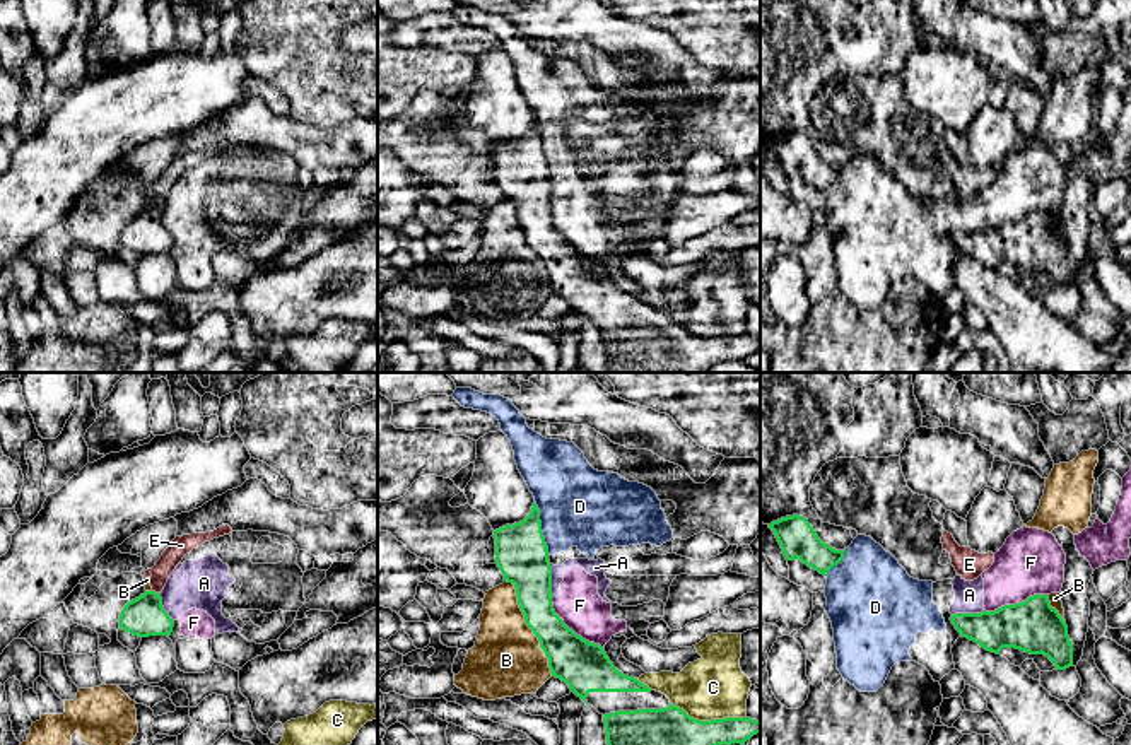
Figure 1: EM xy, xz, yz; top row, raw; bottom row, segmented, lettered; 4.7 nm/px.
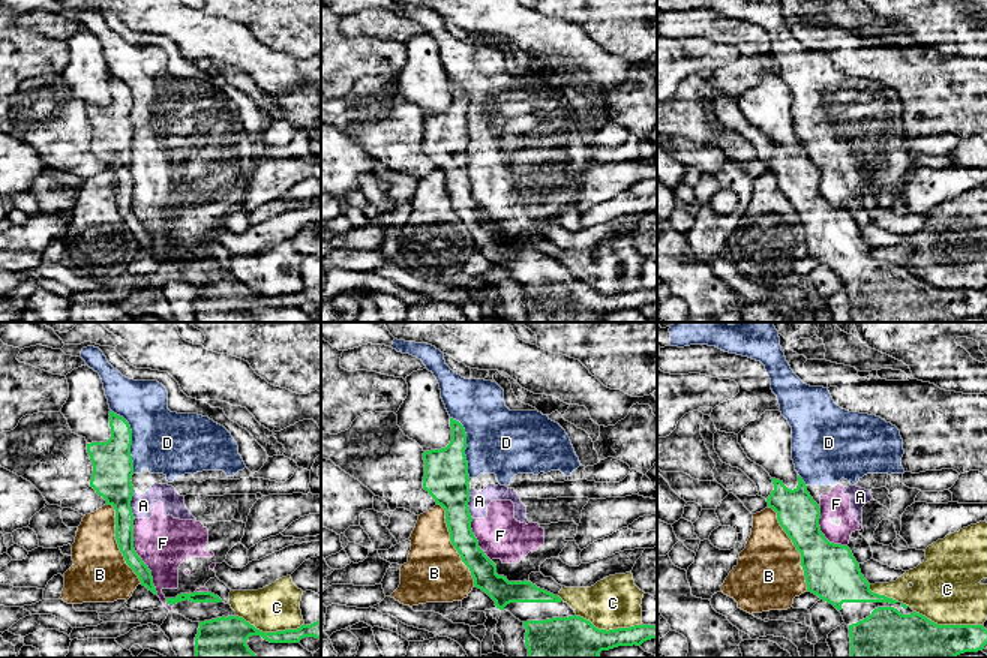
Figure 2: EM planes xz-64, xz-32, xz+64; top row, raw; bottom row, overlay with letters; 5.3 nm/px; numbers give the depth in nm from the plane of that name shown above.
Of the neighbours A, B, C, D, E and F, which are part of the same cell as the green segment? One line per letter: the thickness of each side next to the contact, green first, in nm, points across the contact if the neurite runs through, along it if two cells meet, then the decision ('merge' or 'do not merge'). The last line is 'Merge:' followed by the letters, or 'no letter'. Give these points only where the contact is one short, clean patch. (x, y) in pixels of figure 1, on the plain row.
A: 220 nm thick on the green side, 140 nm on the other; border along yz (984, 228), (955, 229), (952, 233); do not merge
B: 200 nm thick on the green side, 320 nm on the other; do not merge
C: 400 nm thick on the green side, 300 nm on the other; do not merge
D: 260 nm thick on the green side, 380 nm on the other; do not merge
E: 190 nm thick on the green side, 90 nm on the other; do not merge
F: 240 nm thick on the green side, 200 nm on the other; do not merge
Merge: no letter

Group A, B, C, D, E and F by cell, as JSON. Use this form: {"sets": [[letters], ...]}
{"sets": [["A", "D", "F"], ["B", "E"], ["C"]]}

